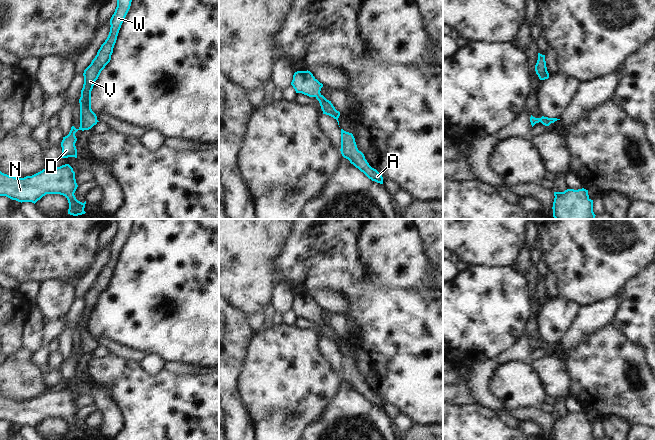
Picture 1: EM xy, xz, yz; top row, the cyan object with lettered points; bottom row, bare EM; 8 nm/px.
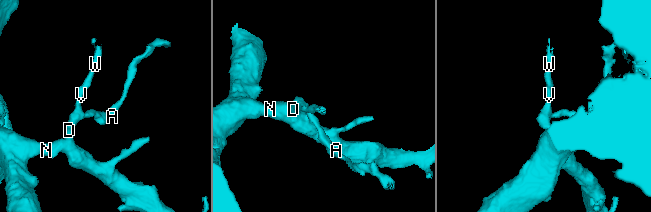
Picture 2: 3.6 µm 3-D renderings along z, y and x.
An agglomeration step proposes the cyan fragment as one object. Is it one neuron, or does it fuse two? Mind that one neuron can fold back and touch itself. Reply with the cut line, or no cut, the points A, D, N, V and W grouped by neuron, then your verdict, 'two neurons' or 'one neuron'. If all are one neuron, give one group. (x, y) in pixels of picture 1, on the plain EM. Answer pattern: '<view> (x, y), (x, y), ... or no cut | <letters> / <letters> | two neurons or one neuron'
no cut | A D N V W | one neuron

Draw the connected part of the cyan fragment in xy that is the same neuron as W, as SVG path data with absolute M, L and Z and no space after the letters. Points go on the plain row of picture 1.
M117 219L117 231L110 243L111 251L109 259L101 269L91 288L84 294L84 308L81 314L81 321L79 323L80 351L76 353L72 350L69 358L63 361L61 366L62 382L77 382L77 373L75 370L77 362L75 357L78 354L89 354L99 346L96 338L91 333L91 315L101 295L111 284L111 279L113 277L113 272L116 267L119 254L130 233L132 224L133 219Z

